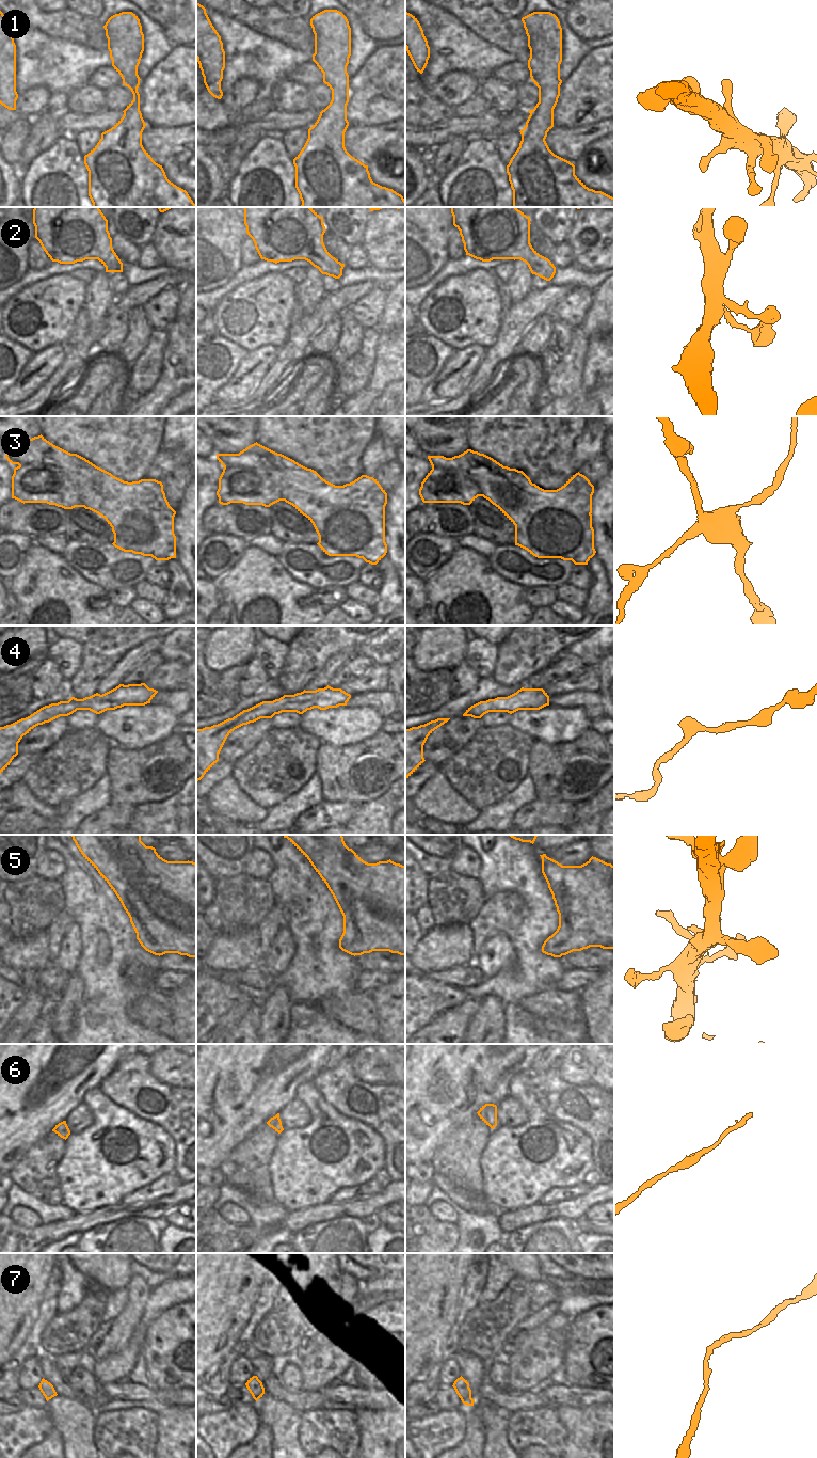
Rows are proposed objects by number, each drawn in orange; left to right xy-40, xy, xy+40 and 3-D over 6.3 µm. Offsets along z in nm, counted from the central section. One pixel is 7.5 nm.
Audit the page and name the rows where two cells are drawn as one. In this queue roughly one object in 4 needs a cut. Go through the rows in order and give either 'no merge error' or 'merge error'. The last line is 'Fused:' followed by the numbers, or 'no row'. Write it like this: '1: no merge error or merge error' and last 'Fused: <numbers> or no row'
1: no merge error
2: no merge error
3: merge error
4: no merge error
5: no merge error
6: no merge error
7: no merge error
Fused: 3

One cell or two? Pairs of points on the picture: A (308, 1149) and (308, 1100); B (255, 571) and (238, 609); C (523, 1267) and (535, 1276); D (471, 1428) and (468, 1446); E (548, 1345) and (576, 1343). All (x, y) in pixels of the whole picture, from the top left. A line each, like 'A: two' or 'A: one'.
A: one
B: one
C: one
D: one
E: two

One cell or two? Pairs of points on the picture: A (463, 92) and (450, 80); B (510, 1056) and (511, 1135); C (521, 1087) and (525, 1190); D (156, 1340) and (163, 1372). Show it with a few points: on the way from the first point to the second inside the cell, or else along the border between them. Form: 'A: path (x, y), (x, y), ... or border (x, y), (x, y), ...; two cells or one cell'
A: path (460, 89), (453, 83); one cell
B: border (529, 1070), (519, 1072), (510, 1081), (507, 1094); two cells
C: path (531, 1114), (521, 1131), (511, 1134), (517, 1162); one cell
D: path (163, 1347), (163, 1364); one cell

